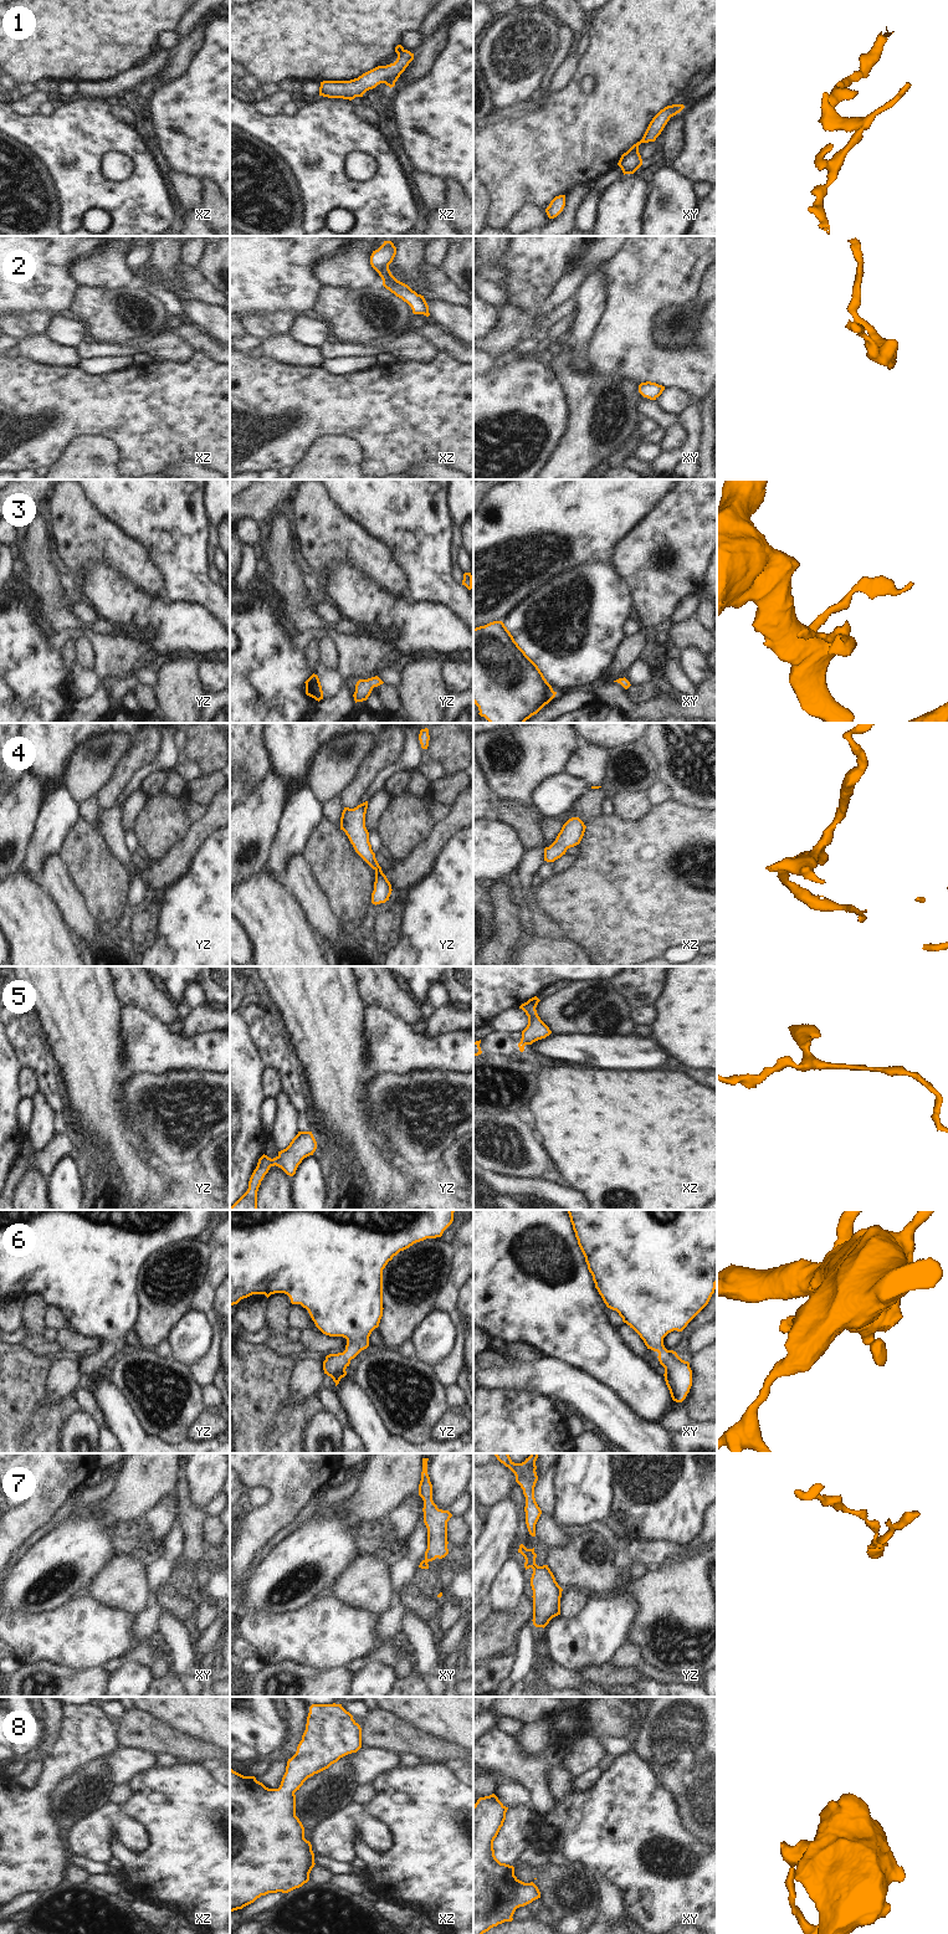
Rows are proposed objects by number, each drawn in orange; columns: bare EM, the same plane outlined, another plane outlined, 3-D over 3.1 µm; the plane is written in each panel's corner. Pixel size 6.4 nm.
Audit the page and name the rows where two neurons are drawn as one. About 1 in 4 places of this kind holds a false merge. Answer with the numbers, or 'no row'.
1

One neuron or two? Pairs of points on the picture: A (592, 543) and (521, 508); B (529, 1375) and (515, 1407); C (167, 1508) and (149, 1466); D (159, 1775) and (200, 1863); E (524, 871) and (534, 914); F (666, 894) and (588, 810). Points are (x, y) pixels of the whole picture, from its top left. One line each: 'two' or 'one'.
A: one
B: two
C: two
D: one
E: one
F: two

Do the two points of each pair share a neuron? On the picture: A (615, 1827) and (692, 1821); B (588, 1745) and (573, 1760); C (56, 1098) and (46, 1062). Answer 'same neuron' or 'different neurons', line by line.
A: different neurons
B: same neuron
C: same neuron

